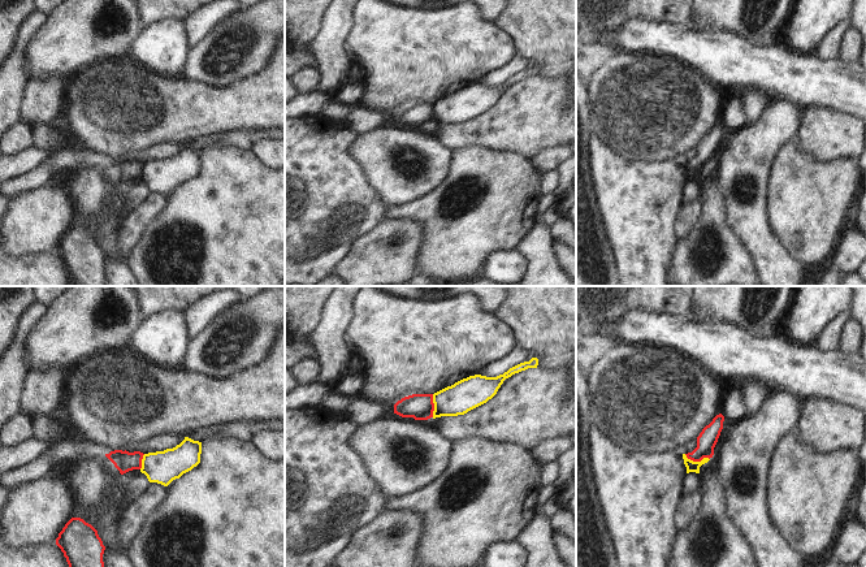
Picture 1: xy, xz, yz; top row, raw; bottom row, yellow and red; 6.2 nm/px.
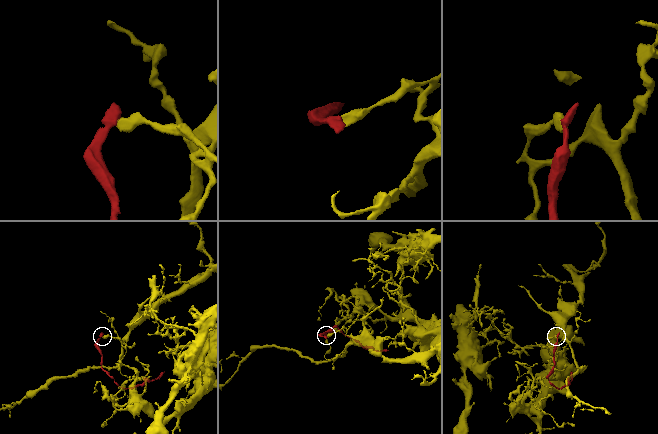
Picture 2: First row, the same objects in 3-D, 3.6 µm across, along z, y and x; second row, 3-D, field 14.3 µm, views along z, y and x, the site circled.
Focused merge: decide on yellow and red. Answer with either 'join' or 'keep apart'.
keep apart

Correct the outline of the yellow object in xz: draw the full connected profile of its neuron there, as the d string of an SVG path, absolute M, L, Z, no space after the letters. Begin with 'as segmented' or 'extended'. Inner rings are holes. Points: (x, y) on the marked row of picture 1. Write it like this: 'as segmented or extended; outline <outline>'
as segmented; outline M538 359L520 363L497 377L481 375L469 376L433 394L433 419L441 416L458 416L486 403L492 399L503 381L528 368L537 368Z

